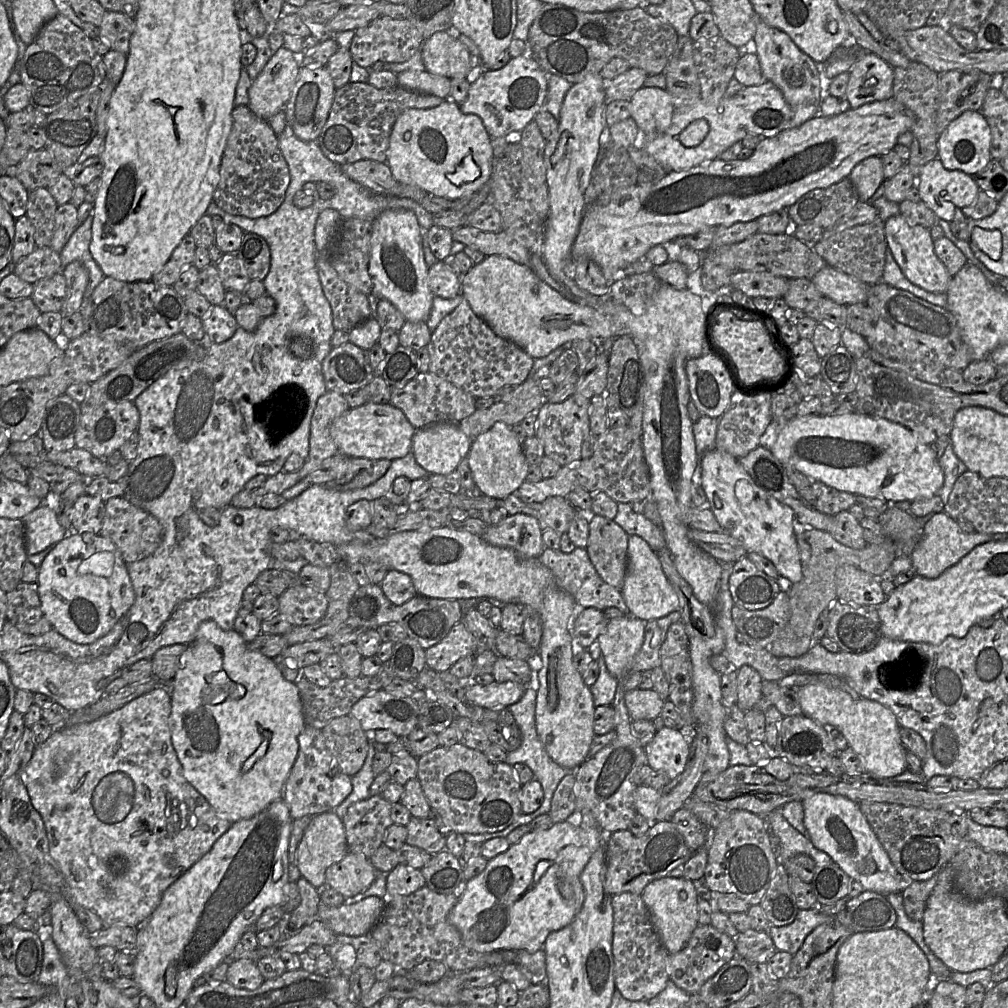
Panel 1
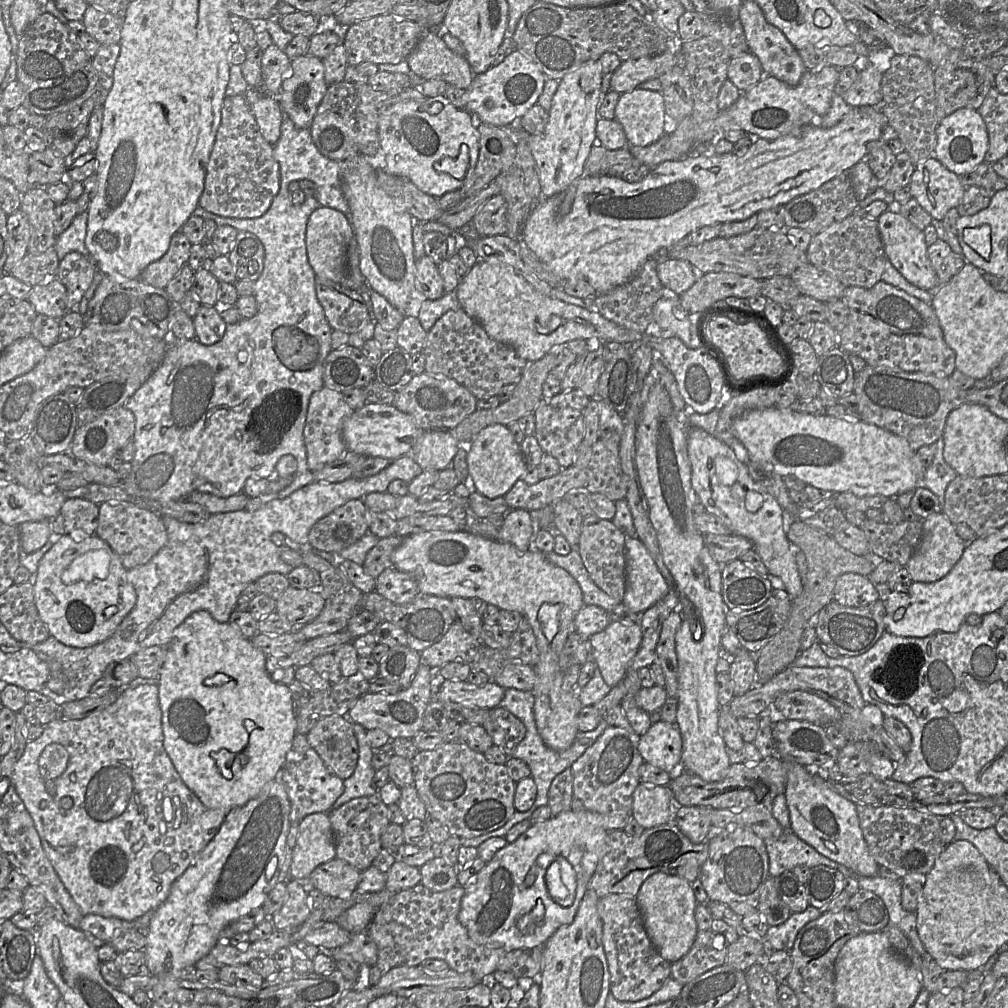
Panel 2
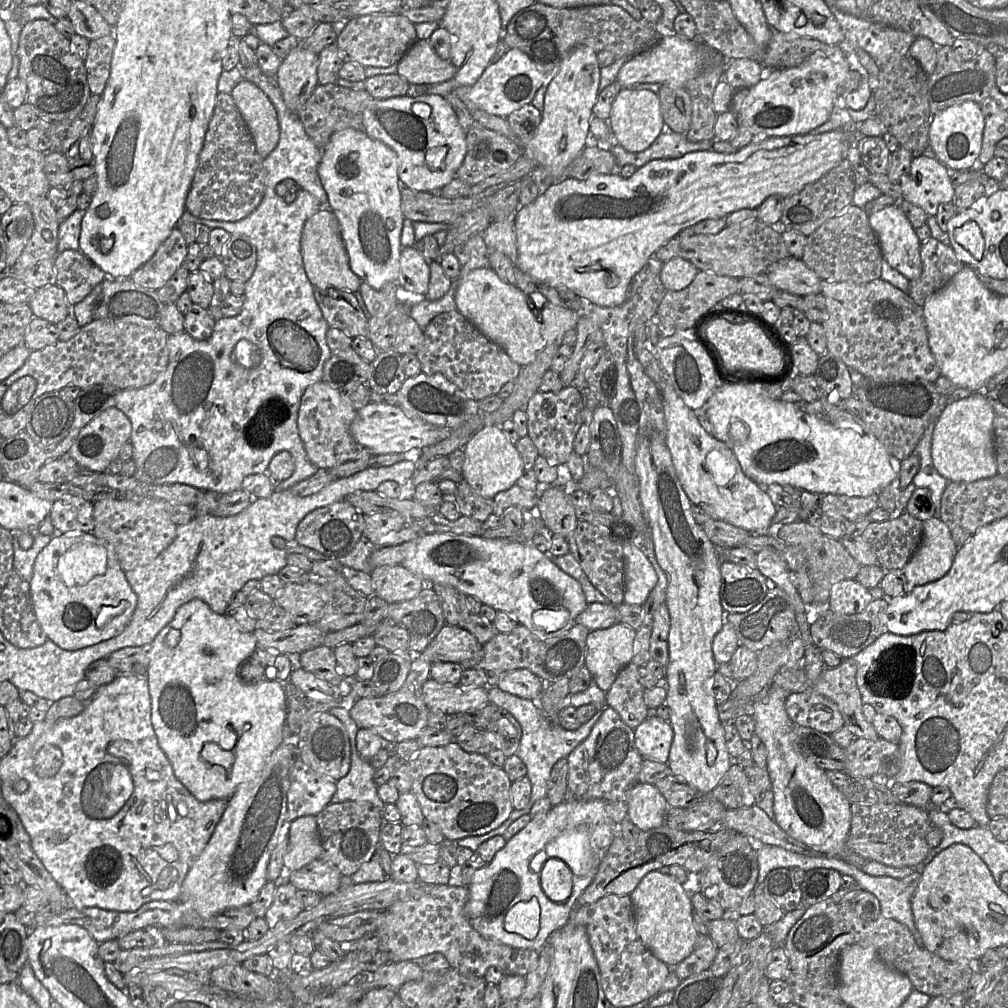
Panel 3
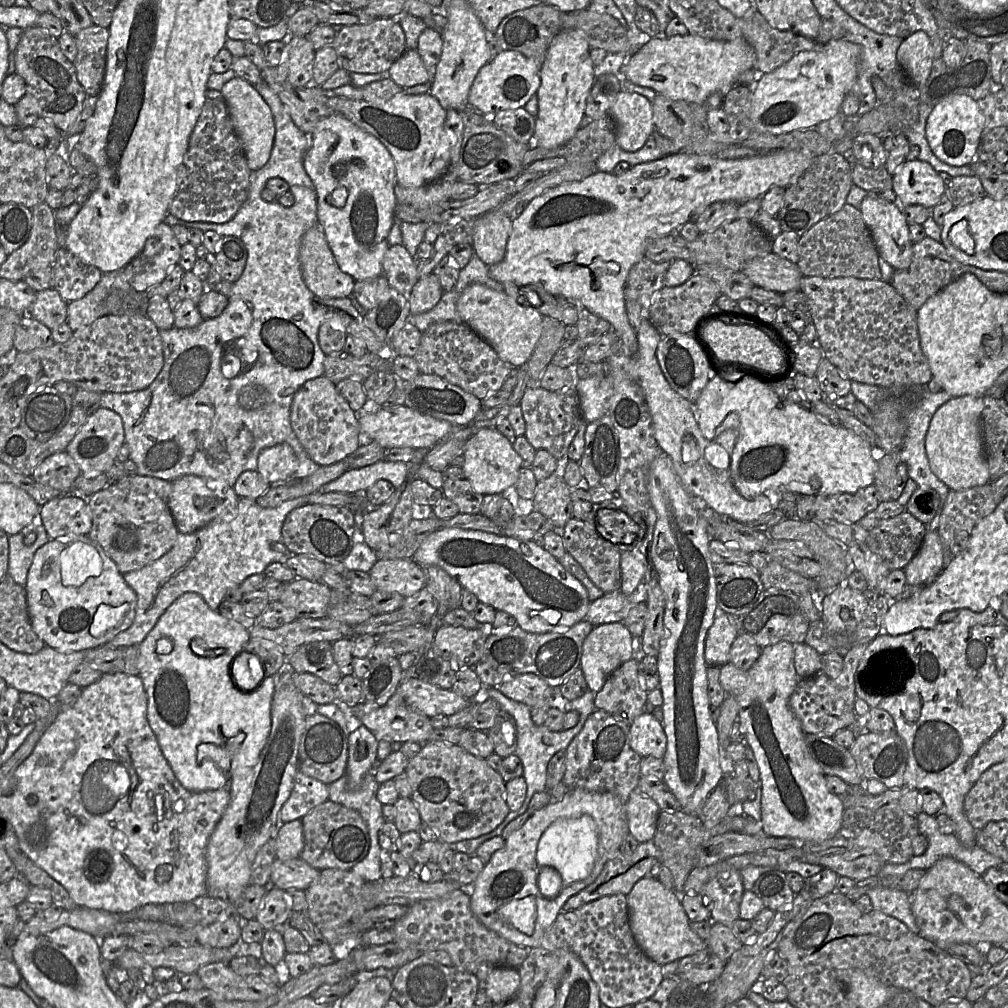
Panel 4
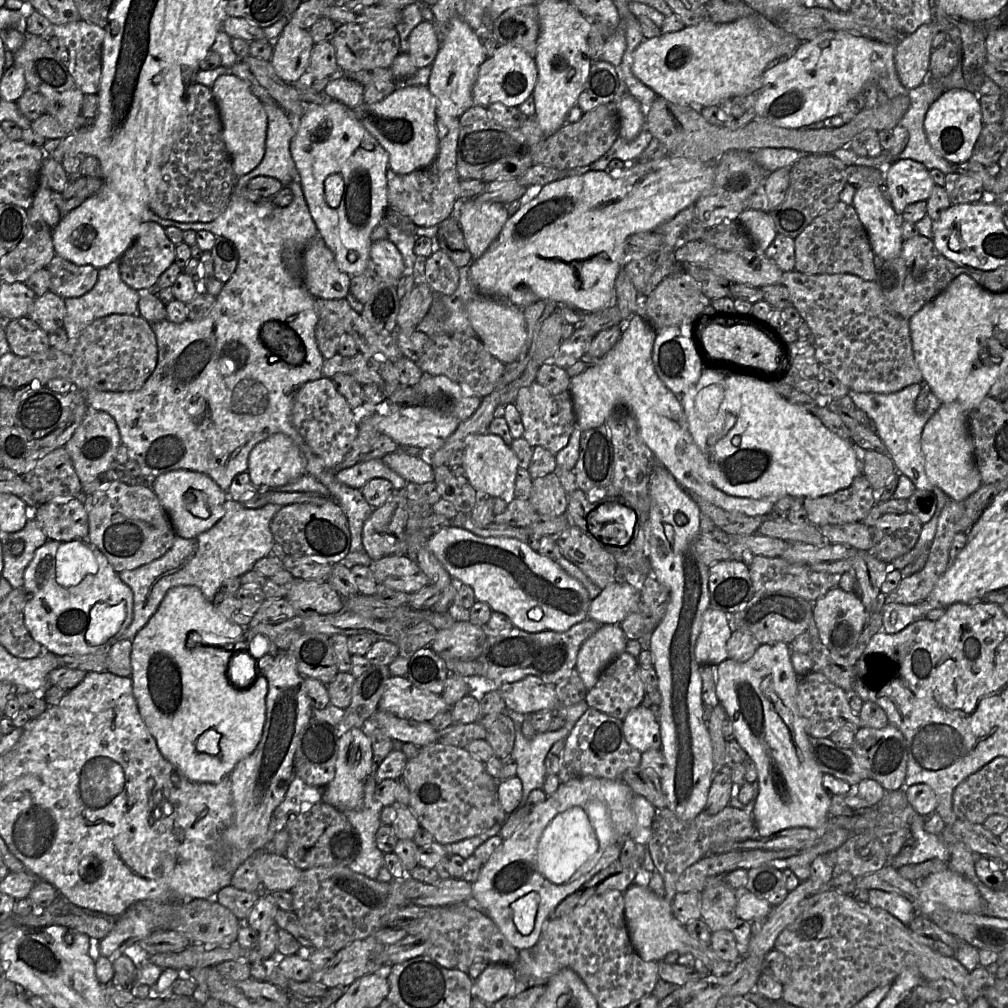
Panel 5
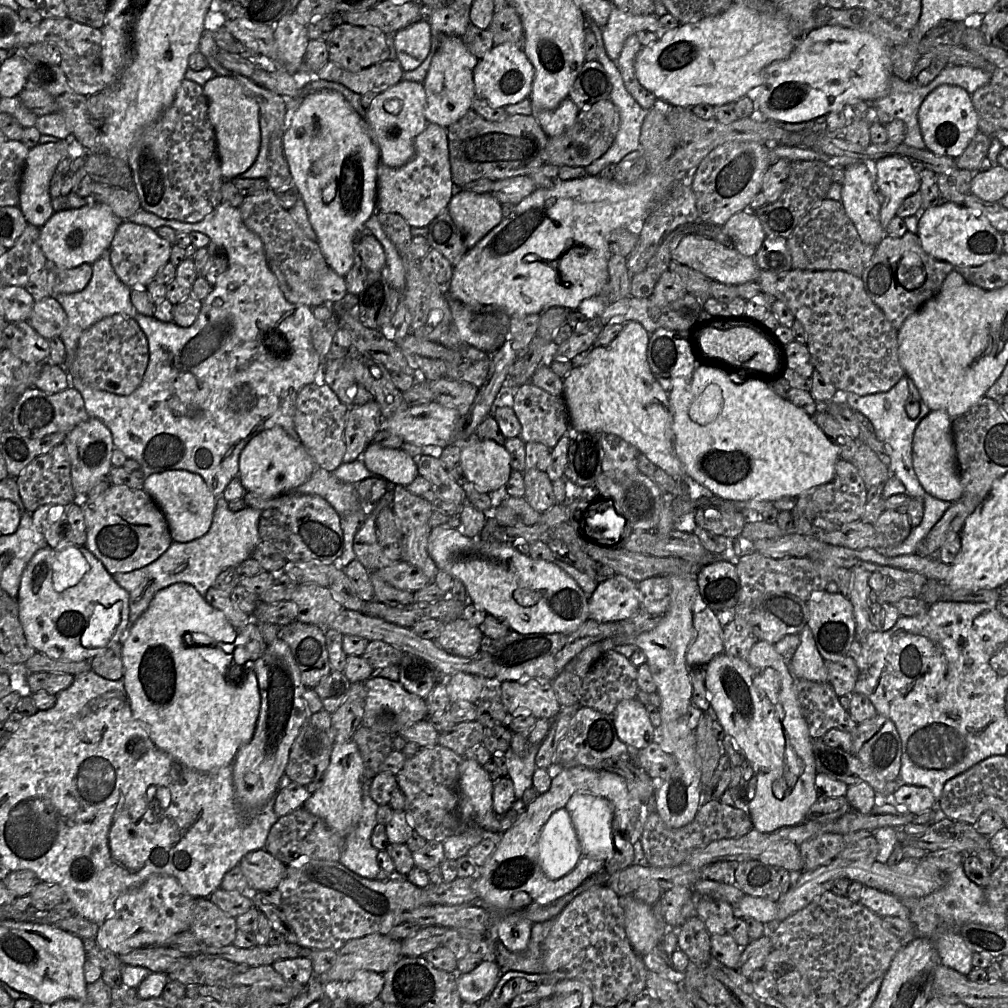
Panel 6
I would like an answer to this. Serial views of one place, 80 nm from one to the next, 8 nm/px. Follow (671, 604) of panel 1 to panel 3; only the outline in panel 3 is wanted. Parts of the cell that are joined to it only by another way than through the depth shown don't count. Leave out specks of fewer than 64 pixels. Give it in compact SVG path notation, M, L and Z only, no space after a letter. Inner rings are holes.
M623 541L624 603L643 605L655 588L658 577L643 551Z

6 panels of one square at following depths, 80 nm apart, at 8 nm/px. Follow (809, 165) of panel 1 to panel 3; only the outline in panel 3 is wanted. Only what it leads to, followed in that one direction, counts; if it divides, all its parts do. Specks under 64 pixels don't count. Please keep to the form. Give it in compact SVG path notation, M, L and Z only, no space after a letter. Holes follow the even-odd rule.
M833 130L820 134L802 134L787 137L768 137L759 142L753 142L733 153L719 153L713 150L695 151L675 159L656 159L638 168L629 178L623 178L616 173L598 174L586 180L562 178L555 181L547 190L542 192L532 203L521 207L513 222L513 228L517 240L518 268L529 276L536 278L548 285L558 288L566 287L591 303L601 307L616 307L625 302L627 292L633 277L640 271L647 260L654 256L655 252L670 239L695 224L706 219L724 218L734 211L752 208L756 209L770 195L787 197L801 191L806 185L817 181L832 168L836 167L846 158L847 135L843 130Z

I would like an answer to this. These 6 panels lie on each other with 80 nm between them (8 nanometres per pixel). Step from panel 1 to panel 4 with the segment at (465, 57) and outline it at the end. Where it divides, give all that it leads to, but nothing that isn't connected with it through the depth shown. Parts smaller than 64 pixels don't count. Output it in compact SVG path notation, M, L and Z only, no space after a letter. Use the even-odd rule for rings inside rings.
M407 50L388 70L390 78L403 88L430 80L428 68L417 50Z

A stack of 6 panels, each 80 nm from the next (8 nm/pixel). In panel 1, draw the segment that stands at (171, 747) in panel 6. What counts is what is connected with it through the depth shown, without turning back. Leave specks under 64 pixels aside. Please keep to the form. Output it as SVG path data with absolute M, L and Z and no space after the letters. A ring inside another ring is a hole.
M206 620L182 654L174 679L166 683L171 694L171 742L183 775L218 815L235 823L254 817L283 797L305 720L298 689L283 677L277 661L250 650L235 629L223 630Z

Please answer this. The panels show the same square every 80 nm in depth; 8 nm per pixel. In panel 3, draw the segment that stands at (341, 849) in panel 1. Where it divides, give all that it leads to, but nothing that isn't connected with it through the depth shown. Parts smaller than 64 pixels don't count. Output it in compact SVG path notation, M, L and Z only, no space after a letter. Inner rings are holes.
M316 816L299 817L290 822L287 851L283 857L286 872L294 872L320 859L321 845Z

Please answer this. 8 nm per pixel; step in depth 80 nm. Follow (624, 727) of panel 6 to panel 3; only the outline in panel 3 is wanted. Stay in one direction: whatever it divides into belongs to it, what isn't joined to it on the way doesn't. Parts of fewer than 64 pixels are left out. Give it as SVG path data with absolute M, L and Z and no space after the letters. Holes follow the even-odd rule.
M648 716L634 729L635 747L643 759L667 763L673 735L669 722Z

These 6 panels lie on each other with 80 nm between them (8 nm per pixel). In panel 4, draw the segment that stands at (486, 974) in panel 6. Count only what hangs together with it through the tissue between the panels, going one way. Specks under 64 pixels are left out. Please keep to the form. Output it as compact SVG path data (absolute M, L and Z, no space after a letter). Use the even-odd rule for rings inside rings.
M495 966L486 981L481 983L481 989L494 1004L497 1004L513 996L519 990L520 984L521 978L518 969Z

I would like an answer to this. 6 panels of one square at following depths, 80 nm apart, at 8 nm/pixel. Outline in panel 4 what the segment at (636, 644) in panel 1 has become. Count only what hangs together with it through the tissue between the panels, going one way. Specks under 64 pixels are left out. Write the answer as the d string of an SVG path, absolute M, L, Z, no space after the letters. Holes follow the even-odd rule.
M622 622L594 626L585 638L580 669L588 689L598 692L609 675L633 658L633 636Z

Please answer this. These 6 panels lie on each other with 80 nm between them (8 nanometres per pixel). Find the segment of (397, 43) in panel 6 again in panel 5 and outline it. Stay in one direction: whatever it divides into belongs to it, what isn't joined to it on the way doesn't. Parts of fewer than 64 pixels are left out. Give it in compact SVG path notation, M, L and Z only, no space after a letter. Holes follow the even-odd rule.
M422 21L409 35L408 54L420 69L433 64L440 46L432 23Z

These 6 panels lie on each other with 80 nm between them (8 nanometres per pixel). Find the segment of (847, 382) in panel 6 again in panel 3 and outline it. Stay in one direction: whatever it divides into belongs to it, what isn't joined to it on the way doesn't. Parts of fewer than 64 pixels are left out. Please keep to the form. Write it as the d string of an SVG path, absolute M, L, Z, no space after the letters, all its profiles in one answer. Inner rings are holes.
M883 279L867 283L821 282L828 318L822 323L827 351L871 379L922 379L934 383L941 369L930 349L922 307Z

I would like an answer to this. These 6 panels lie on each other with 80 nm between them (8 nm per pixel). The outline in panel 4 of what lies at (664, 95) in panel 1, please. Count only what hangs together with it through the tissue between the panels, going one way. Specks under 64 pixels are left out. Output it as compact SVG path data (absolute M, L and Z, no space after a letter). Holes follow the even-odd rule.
M621 91L610 109L615 123L616 144L623 150L641 149L655 131L652 102L638 94Z

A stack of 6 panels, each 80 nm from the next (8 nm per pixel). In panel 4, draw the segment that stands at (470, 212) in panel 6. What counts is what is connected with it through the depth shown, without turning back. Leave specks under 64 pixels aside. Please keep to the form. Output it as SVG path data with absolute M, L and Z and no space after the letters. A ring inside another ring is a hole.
M498 210L476 218L473 223L473 254L488 266L501 262L506 253L512 221Z

